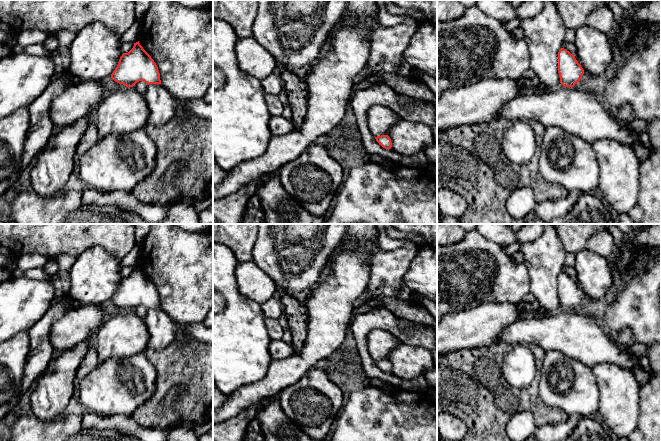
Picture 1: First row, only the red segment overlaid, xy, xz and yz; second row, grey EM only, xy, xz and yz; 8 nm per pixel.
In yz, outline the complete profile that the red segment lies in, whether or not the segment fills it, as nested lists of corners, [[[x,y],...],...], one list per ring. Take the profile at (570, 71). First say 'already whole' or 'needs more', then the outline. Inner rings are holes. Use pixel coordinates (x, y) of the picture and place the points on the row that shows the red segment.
already whole | [[[561,48],[558,52],[558,73],[564,87],[574,87],[580,81],[584,70],[574,55]]]

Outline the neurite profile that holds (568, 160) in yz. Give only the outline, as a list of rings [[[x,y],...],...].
[[[558,126],[546,127],[539,159],[541,176],[550,183],[558,183],[568,191],[592,193],[599,188],[600,167],[596,154],[587,141],[571,135]]]

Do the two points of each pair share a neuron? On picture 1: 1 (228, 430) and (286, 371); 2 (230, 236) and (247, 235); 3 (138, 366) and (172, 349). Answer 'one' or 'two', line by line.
1: two
2: one
3: two

